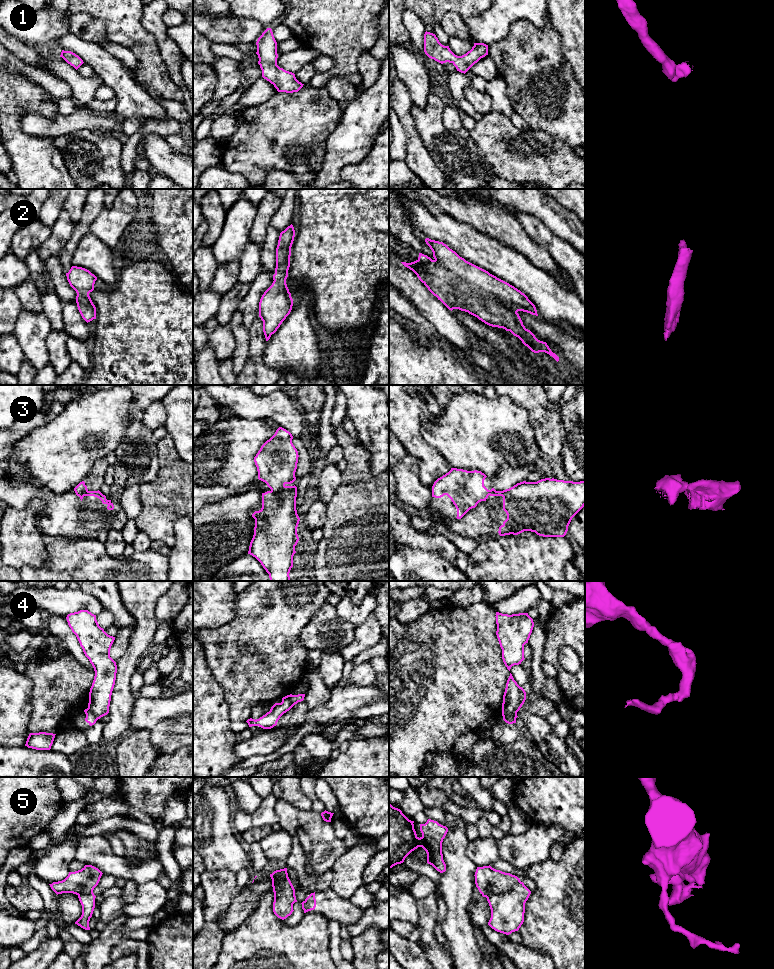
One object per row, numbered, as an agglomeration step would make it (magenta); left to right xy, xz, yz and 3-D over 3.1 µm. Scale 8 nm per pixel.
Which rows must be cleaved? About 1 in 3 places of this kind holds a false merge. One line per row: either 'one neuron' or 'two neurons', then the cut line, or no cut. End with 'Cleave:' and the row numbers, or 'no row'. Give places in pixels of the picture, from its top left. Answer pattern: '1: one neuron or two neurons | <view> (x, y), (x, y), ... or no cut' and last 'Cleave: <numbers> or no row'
1: one neuron | no cut
2: one neuron | no cut
3: two neurons | xz (284, 485), (277, 492), (271, 491)
4: two neurons | yz (516, 712), (503, 716)
5: two neurons | yz (520, 881), (503, 892), (492, 893), (486, 897)
Cleave: 3, 4, 5

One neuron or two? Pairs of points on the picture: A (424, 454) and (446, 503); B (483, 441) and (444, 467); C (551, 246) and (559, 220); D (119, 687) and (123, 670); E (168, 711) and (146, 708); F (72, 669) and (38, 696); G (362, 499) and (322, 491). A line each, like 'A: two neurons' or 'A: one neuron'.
A: two neurons
B: two neurons
C: two neurons
D: one neuron
E: one neuron
F: one neuron
G: two neurons

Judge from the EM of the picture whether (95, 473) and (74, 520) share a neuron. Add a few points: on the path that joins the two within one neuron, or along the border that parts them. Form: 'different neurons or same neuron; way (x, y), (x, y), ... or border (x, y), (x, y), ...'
different neurons; border (98, 489), (88, 491)

